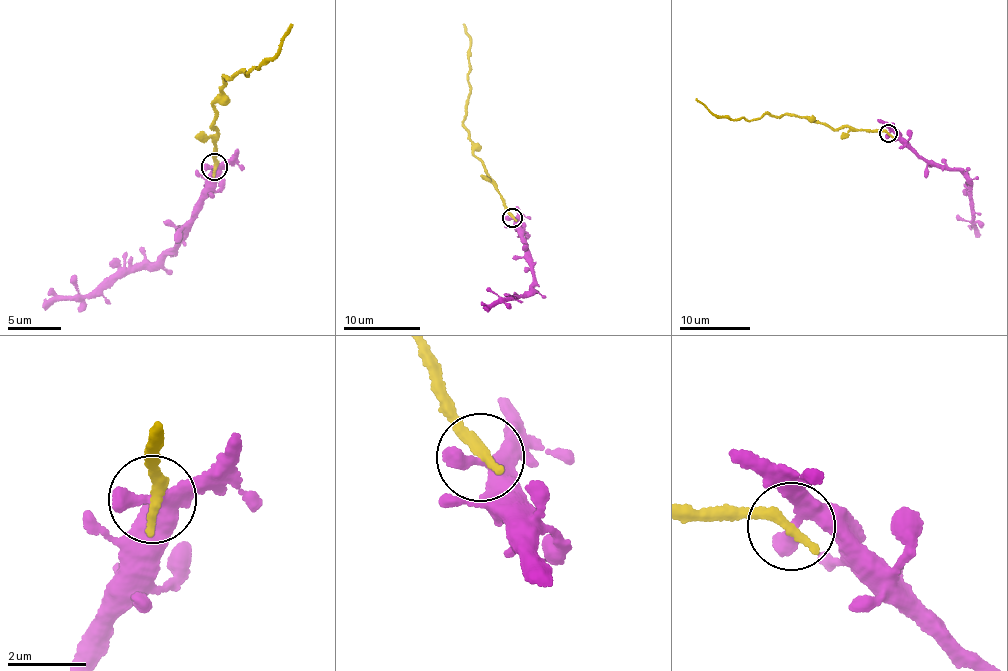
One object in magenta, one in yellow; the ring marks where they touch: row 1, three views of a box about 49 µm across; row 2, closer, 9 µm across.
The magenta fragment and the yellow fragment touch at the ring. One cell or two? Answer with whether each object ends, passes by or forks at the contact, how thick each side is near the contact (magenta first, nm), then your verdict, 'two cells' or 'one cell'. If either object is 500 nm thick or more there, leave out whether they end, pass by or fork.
magenta passes by; yellow ends; calibres 340 and 320 nm; two cells

